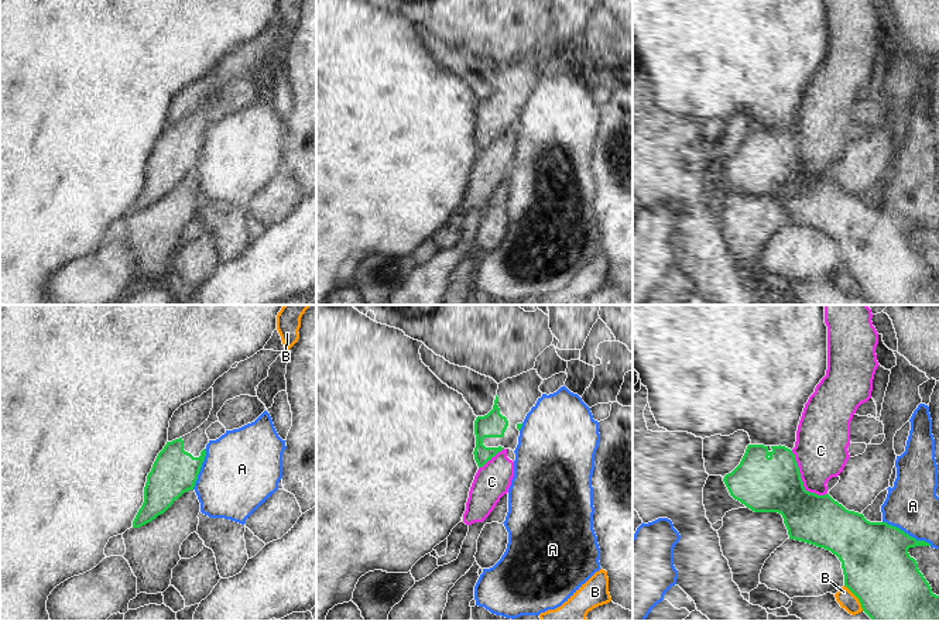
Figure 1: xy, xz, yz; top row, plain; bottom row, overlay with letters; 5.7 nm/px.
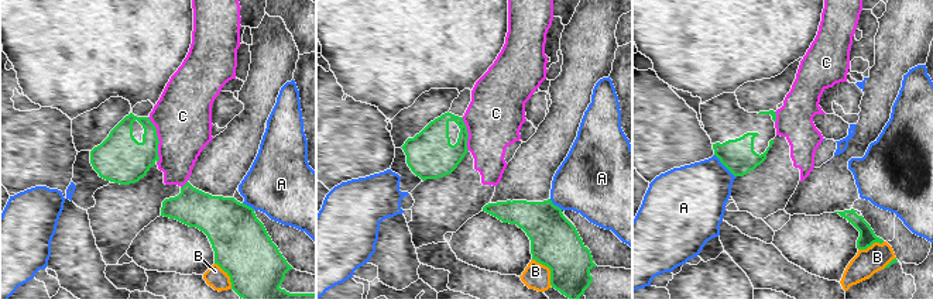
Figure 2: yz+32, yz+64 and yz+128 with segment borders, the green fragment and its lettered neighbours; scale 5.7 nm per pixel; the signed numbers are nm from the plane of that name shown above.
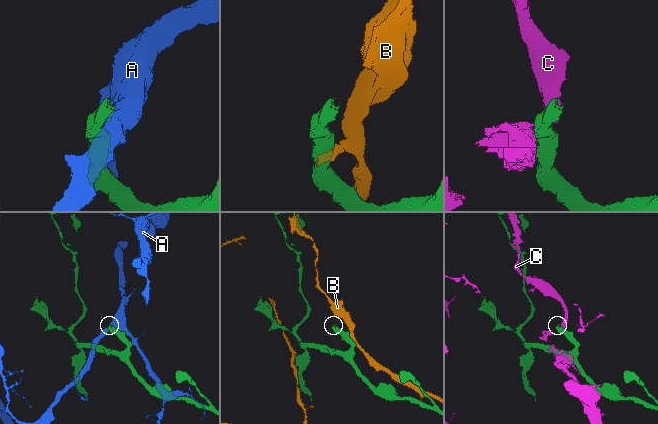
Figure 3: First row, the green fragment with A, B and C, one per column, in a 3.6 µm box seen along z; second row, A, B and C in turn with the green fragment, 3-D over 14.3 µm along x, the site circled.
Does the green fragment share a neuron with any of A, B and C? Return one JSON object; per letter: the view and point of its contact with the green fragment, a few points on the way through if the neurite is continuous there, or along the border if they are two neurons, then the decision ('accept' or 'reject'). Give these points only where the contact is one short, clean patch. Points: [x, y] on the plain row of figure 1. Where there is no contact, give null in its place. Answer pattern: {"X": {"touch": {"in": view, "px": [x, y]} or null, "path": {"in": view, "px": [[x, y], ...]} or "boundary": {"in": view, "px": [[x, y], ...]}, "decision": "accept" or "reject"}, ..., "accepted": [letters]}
{"A": {"touch": {"in": "yz", "px": [907, 218]}, "decision": "reject"}, "B": {"touch": {"in": "yz", "px": [856, 280]}, "decision": "reject"}, "C": {"touch": {"in": "yz", "px": [801, 164]}, "decision": "reject"}, "accepted": []}

